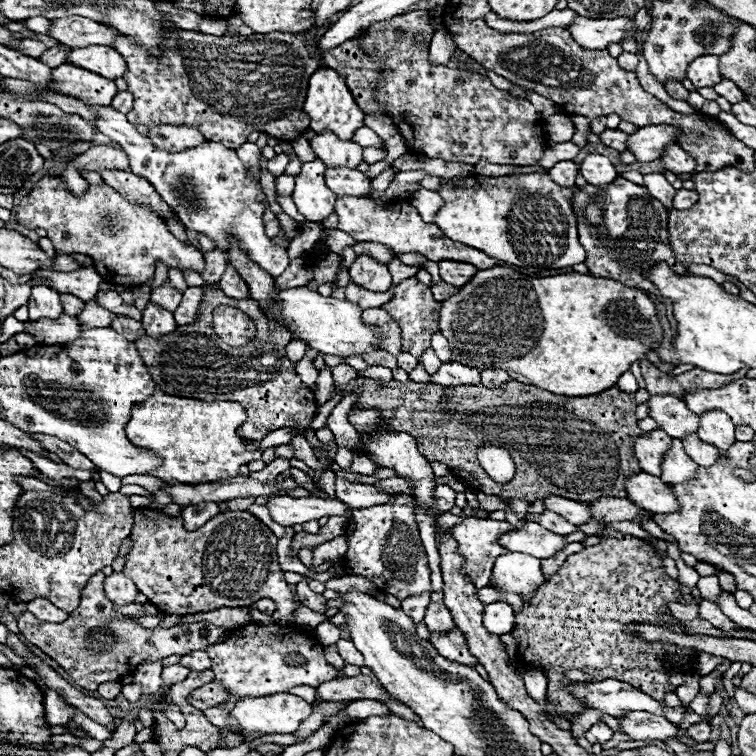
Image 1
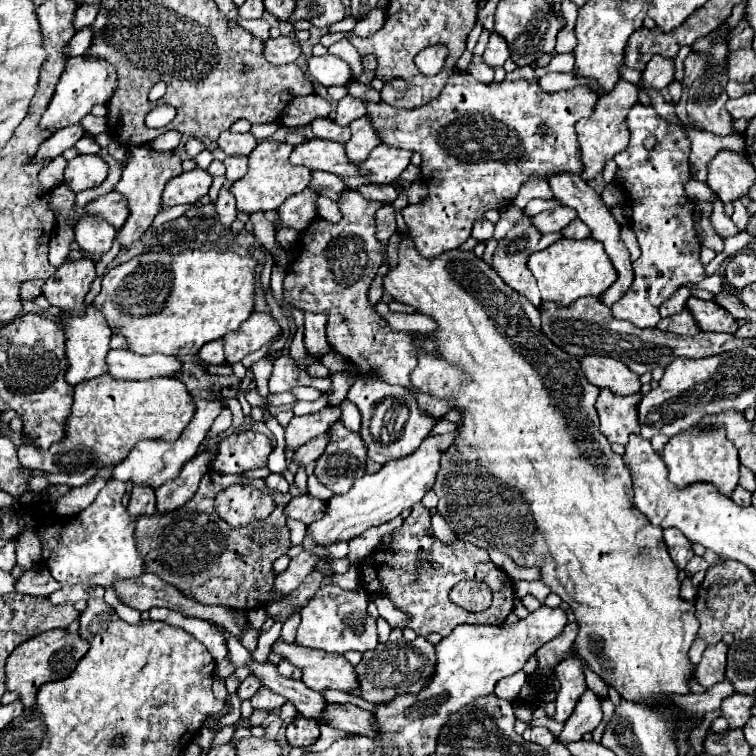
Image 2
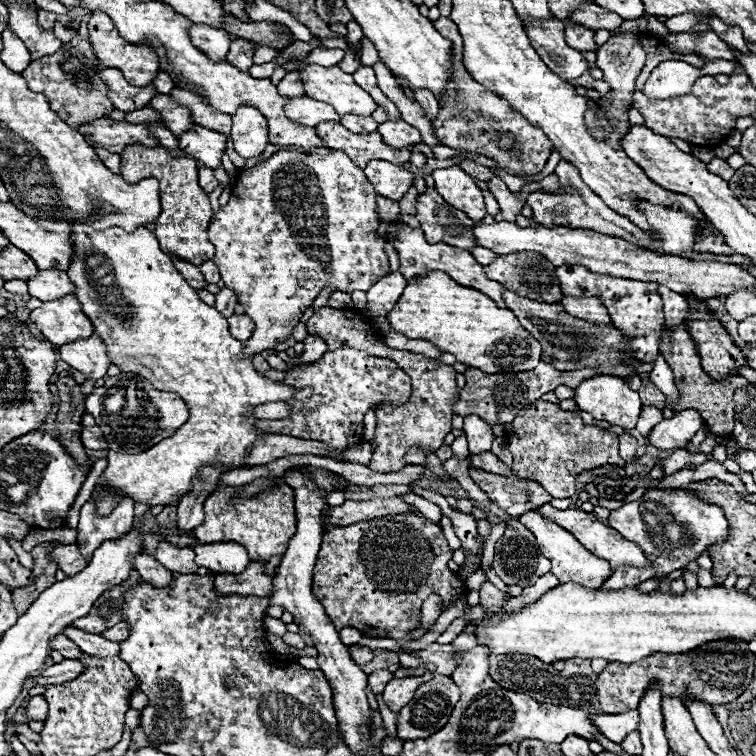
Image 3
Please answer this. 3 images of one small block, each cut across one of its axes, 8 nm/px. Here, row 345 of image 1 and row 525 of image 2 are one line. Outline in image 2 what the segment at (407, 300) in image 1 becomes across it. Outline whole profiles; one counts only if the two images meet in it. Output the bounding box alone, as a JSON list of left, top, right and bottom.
[358,504,514,636]

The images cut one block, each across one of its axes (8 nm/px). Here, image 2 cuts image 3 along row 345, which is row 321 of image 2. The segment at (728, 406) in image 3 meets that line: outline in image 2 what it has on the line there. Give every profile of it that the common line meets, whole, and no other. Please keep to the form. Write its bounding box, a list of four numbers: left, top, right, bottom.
[658,310,700,334]

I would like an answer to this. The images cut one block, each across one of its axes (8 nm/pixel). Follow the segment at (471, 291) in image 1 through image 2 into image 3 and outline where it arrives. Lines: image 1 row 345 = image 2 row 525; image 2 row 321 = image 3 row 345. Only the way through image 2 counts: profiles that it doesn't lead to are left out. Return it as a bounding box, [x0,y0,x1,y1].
[388,272,540,374]

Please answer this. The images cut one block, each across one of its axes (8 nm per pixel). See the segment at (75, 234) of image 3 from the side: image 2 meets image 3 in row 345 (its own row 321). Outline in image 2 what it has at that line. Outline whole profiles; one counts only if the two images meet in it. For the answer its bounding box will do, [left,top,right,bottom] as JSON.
[92,250,254,356]

